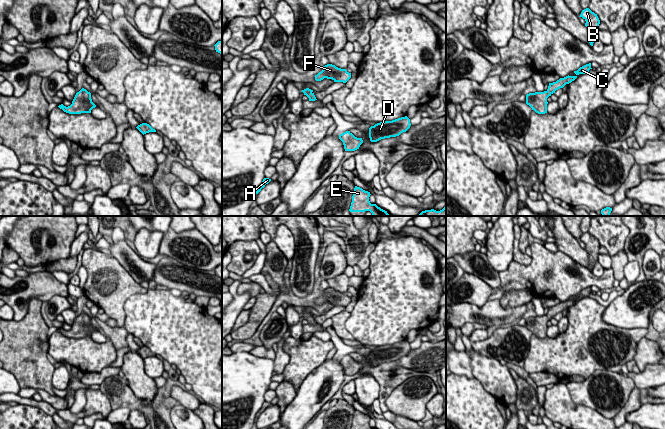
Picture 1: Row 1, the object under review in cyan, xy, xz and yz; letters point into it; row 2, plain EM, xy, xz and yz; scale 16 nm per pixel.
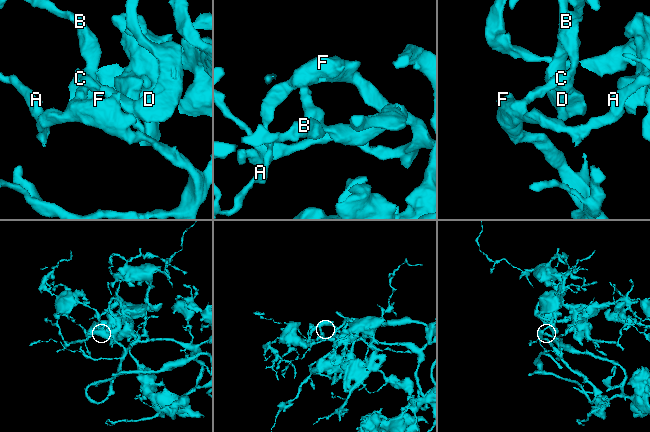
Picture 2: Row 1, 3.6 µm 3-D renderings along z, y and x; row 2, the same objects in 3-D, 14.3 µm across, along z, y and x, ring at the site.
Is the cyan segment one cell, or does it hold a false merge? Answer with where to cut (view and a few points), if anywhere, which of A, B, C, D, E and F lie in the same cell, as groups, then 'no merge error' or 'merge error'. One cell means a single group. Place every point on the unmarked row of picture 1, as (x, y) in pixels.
no cut | A B C D E F | no merge error

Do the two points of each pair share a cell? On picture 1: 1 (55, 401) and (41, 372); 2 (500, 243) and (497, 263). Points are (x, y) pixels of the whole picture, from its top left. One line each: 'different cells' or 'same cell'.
1: different cells
2: same cell

